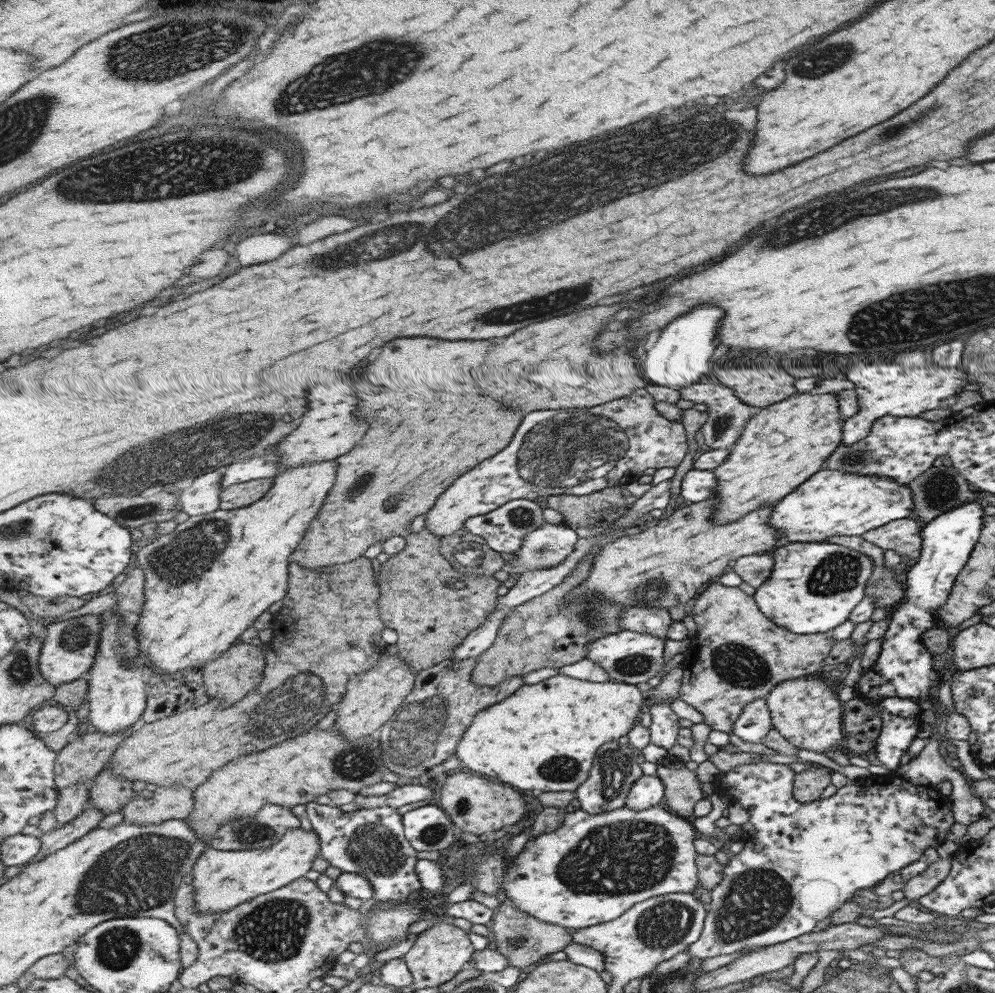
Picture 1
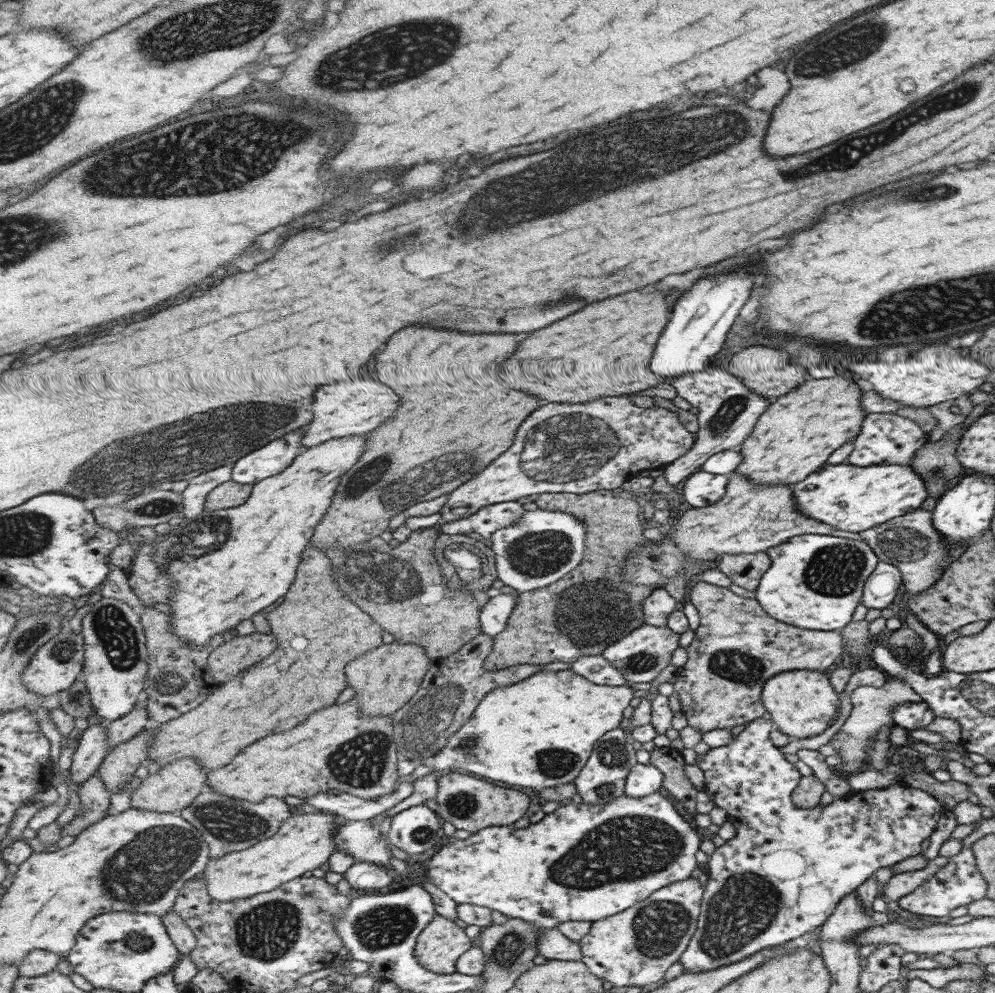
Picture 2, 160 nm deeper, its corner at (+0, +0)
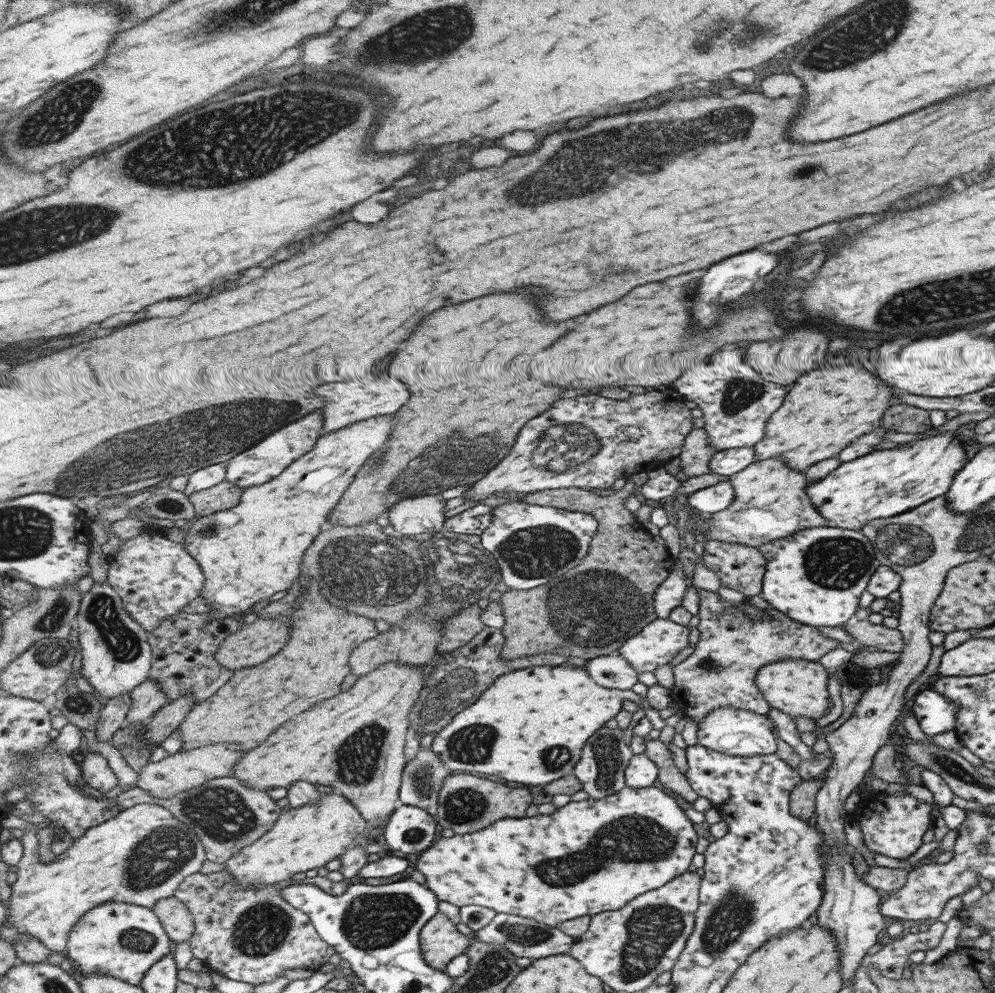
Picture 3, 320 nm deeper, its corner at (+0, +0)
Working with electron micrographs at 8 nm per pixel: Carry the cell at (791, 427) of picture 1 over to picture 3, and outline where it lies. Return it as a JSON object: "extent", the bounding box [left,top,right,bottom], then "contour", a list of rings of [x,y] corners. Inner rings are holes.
{"extent":[754,366,893,472],"contour":[[[829,366],[823,370],[813,370],[801,376],[801,382],[795,382],[784,397],[785,406],[780,406],[765,424],[764,438],[754,448],[754,461],[766,458],[782,458],[788,467],[803,472],[808,466],[820,460],[835,456],[851,442],[877,428],[881,422],[881,414],[887,410],[889,400],[893,398],[891,386],[877,380],[873,372],[855,368],[855,366]]]}

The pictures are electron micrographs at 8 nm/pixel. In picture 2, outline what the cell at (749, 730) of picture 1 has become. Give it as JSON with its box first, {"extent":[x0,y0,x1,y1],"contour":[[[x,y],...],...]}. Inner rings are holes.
{"extent":[680,714,946,973],"contour":[[[764,714],[747,723],[732,744],[719,748],[711,748],[704,755],[697,755],[696,757],[696,765],[704,773],[706,793],[719,808],[726,810],[726,821],[733,824],[733,818],[741,820],[735,826],[735,830],[739,828],[737,833],[741,833],[741,838],[735,837],[730,840],[731,844],[735,842],[735,846],[733,846],[735,852],[717,852],[715,850],[708,857],[709,875],[706,887],[704,888],[704,902],[697,926],[698,929],[693,935],[688,949],[680,958],[680,962],[682,962],[685,971],[688,973],[708,972],[721,969],[721,967],[735,965],[735,963],[741,962],[744,958],[752,956],[752,954],[760,952],[760,950],[769,948],[769,946],[773,947],[793,940],[798,941],[799,936],[805,934],[805,932],[811,932],[813,928],[821,926],[821,923],[833,912],[834,906],[841,900],[841,897],[844,897],[844,894],[853,892],[856,886],[859,886],[866,878],[873,877],[876,870],[879,870],[879,868],[890,868],[892,864],[908,856],[915,856],[922,852],[919,844],[925,838],[929,838],[929,835],[935,830],[939,817],[946,811],[934,797],[907,784],[901,786],[892,784],[887,788],[877,790],[853,791],[848,794],[847,798],[835,798],[831,804],[819,805],[818,803],[813,808],[802,809],[801,807],[797,807],[795,804],[791,804],[792,800],[789,800],[789,796],[792,796],[791,790],[797,788],[797,780],[800,780],[800,778],[777,778],[777,774],[797,774],[797,770],[779,754],[777,747],[772,745],[768,734],[774,726],[769,721],[769,716]]]}

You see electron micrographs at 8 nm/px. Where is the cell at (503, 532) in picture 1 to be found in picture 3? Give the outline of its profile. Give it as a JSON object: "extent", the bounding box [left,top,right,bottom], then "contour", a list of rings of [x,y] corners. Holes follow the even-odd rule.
{"extent":[445,504,493,537],"contour":[[[479,504],[449,518],[445,524],[445,531],[451,534],[479,535],[481,537],[491,524],[493,524],[493,508]]]}

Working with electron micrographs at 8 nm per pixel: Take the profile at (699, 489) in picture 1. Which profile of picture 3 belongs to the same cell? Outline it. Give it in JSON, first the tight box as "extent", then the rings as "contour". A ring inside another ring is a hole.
{"extent":[687,481,735,515],"contour":[[[721,481],[714,486],[695,491],[688,497],[687,503],[703,515],[722,512],[733,505],[735,488],[731,481]]]}

